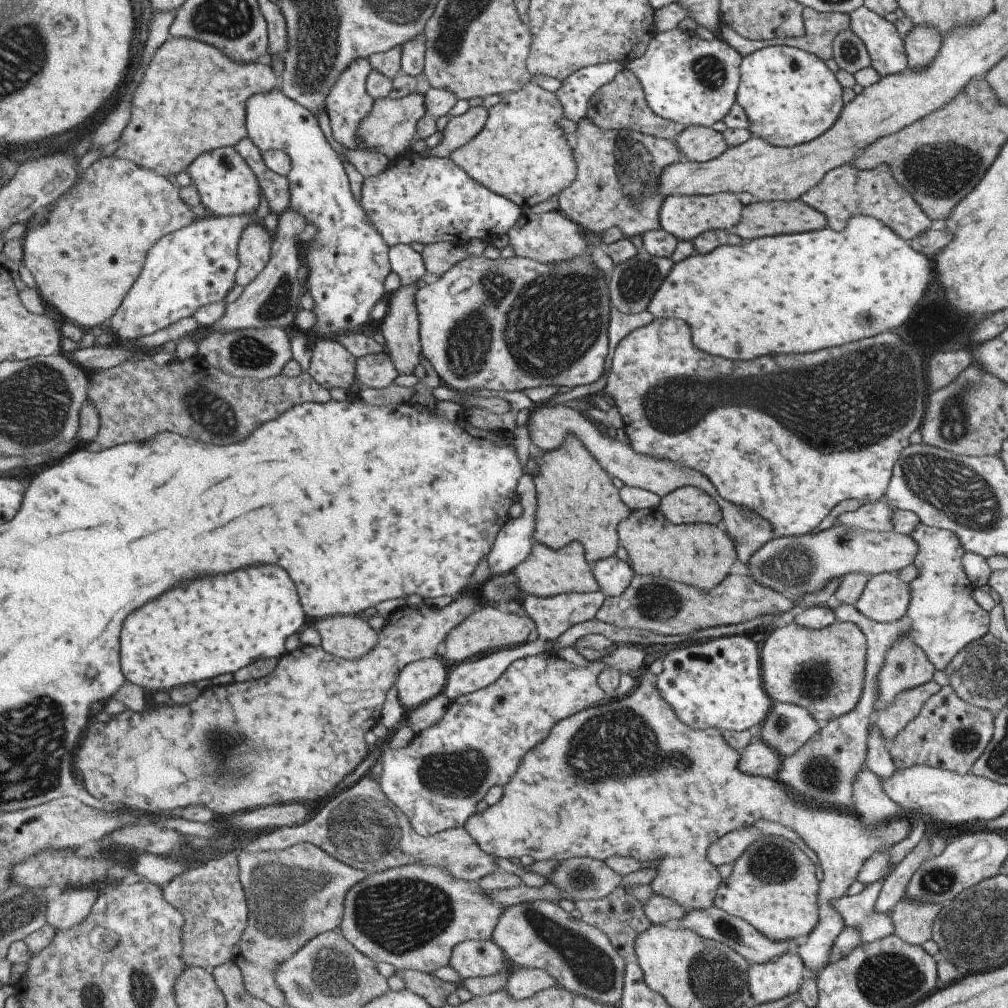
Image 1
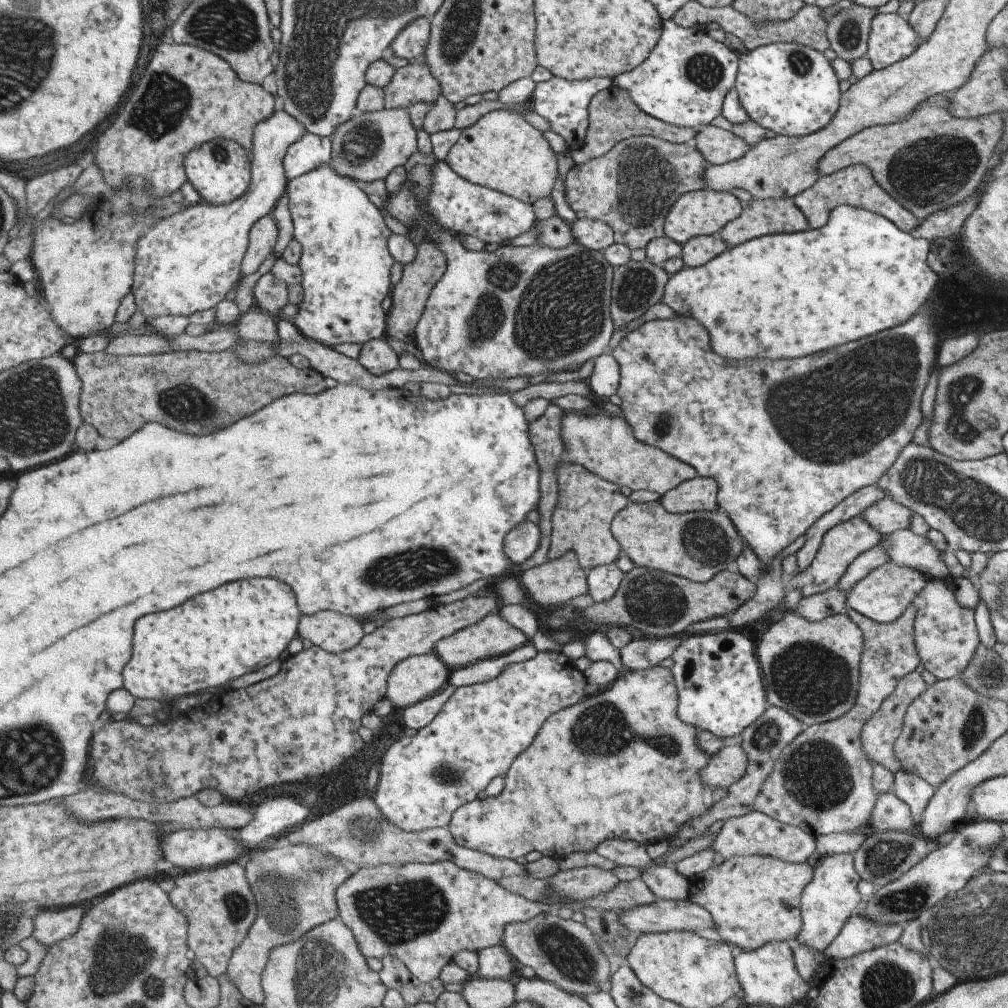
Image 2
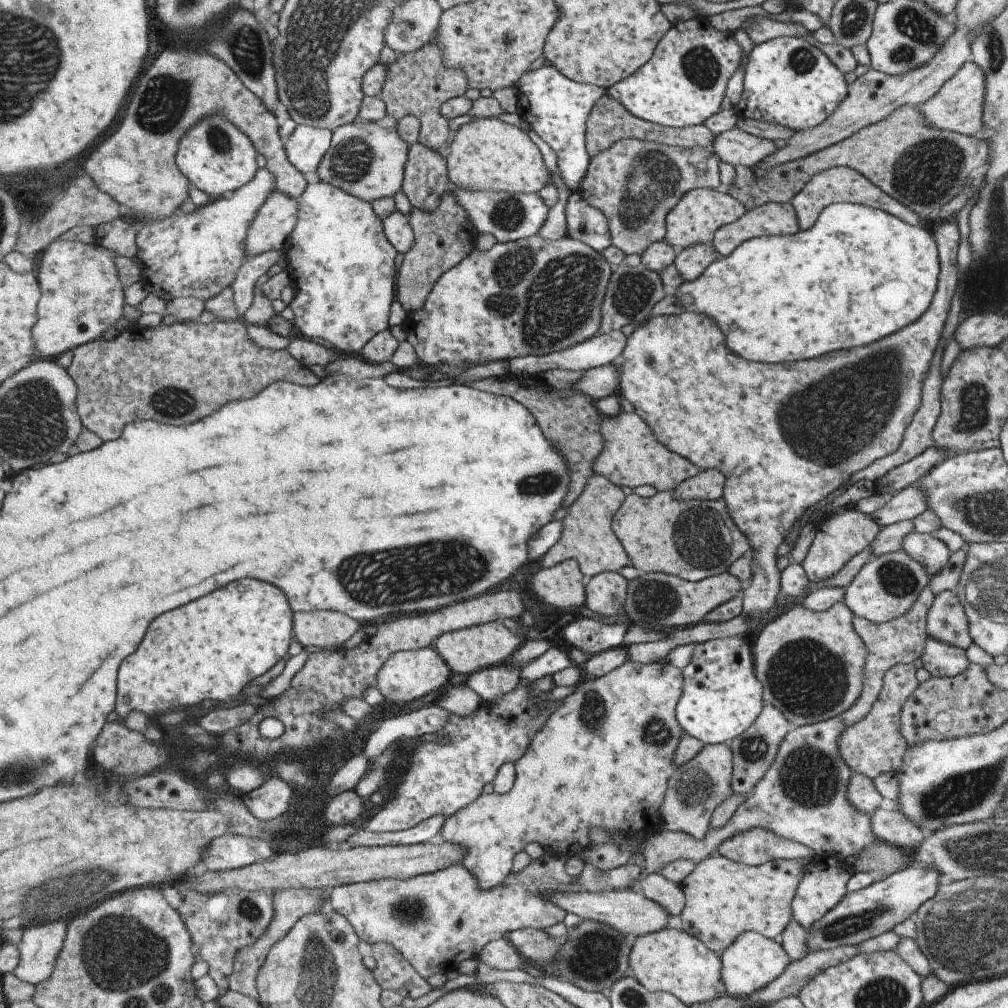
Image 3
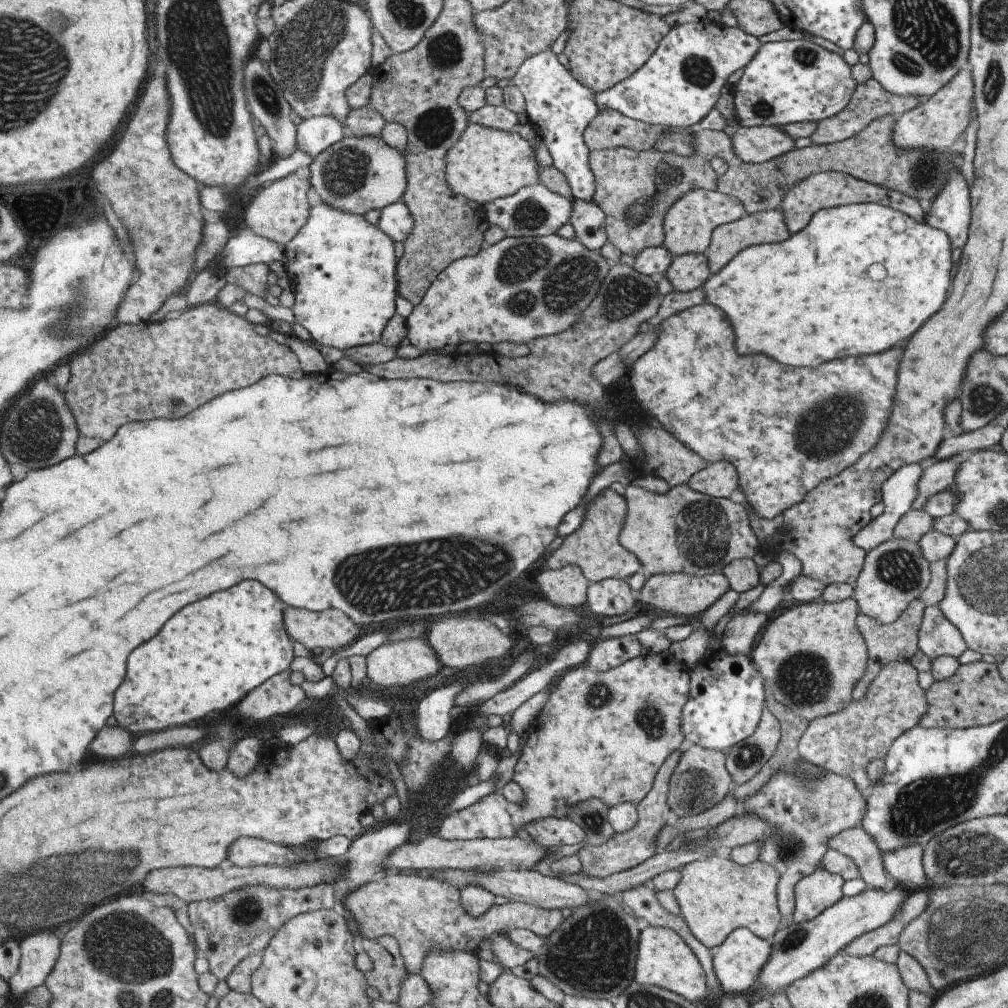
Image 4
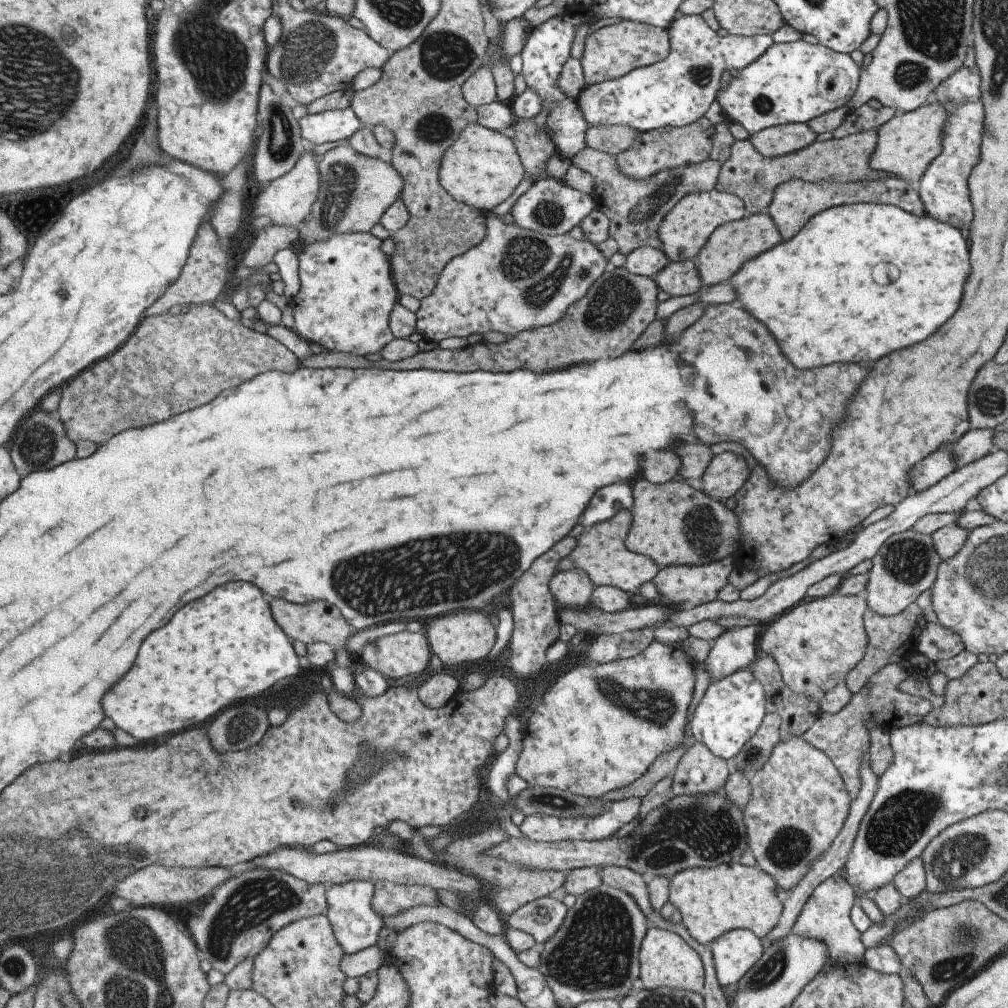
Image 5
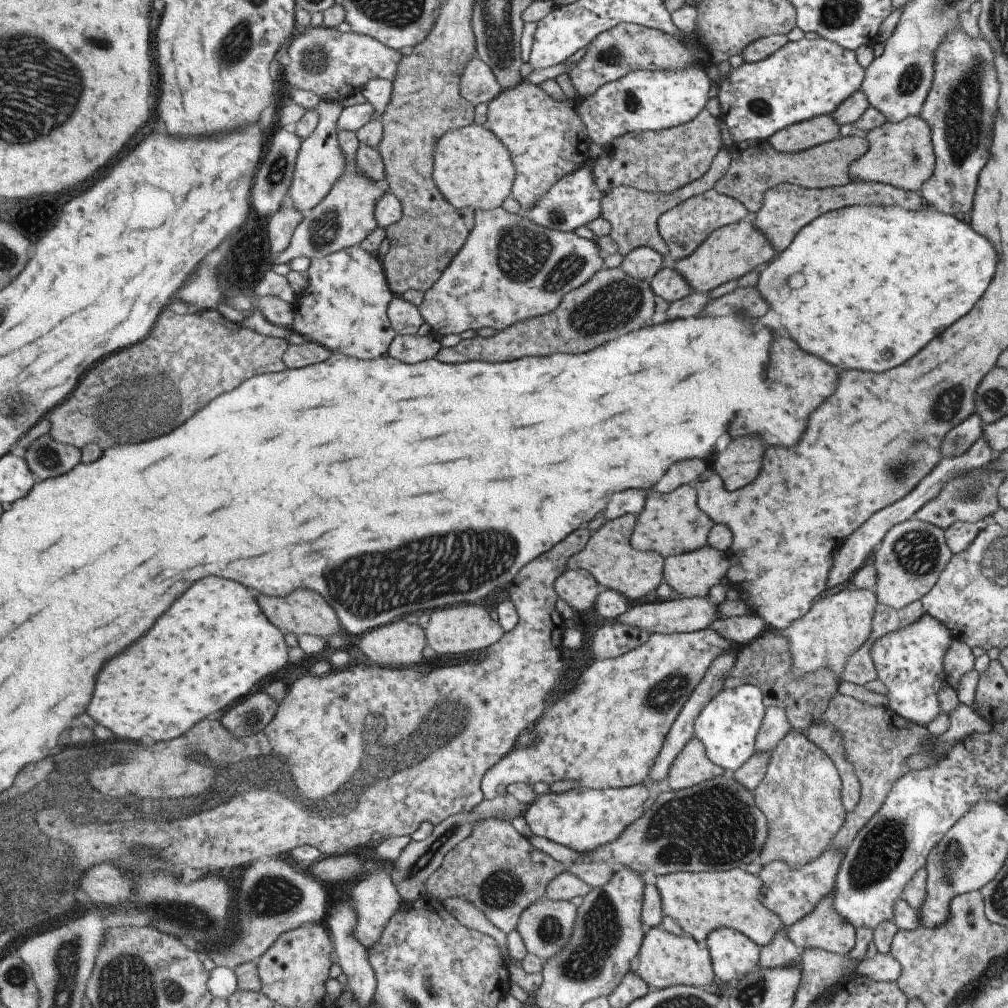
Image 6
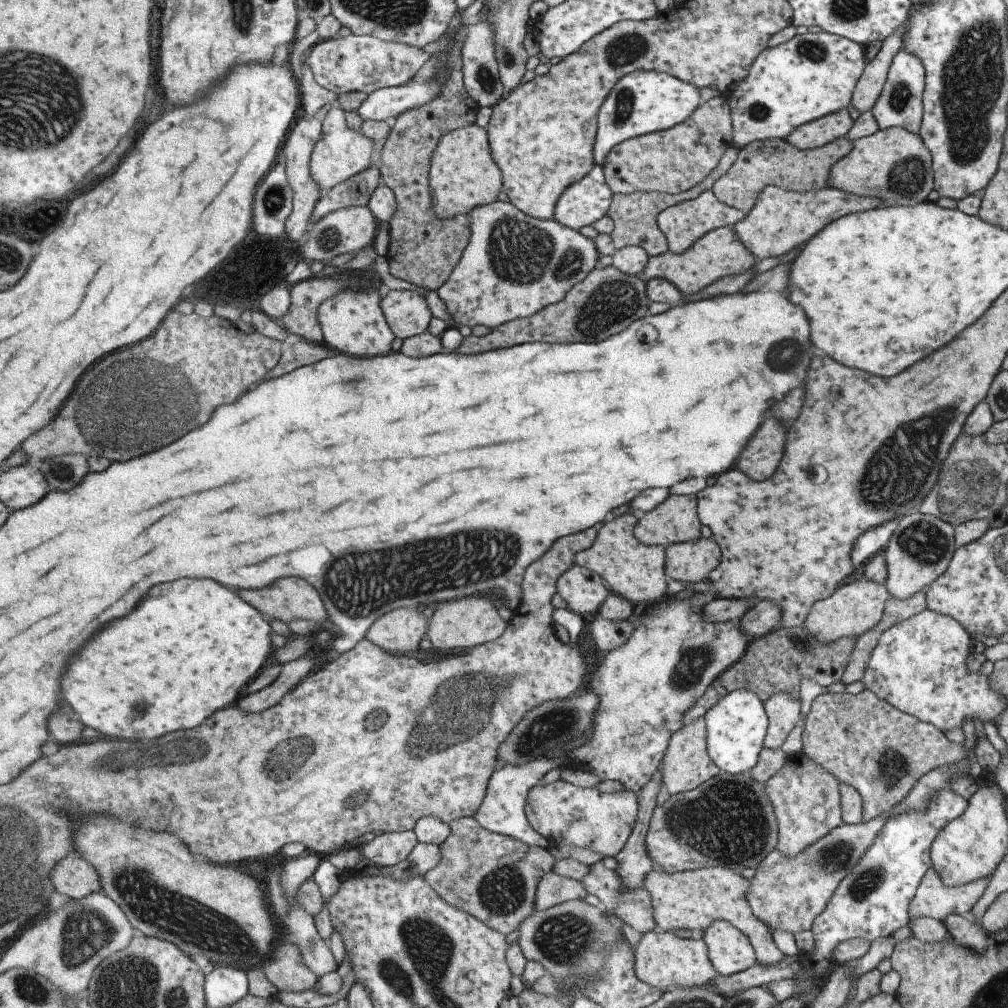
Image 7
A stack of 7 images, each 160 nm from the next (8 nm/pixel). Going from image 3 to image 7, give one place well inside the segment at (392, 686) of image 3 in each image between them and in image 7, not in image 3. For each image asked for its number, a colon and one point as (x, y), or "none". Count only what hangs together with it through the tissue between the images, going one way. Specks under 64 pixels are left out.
4: (398, 664)
5: (398, 655)
6: (400, 644)
7: (400, 632)

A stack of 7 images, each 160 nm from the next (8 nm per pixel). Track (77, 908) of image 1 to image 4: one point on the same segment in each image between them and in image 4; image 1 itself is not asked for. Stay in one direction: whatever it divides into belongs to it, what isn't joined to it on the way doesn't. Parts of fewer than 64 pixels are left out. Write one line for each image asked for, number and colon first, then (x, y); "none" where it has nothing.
2: (52, 926)
3: (40, 945)
4: (41, 951)

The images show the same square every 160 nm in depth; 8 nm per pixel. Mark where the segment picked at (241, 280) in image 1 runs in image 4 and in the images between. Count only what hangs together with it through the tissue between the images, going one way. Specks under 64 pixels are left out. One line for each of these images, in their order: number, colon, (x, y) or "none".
2: (265, 234)
3: (271, 230)
4: (278, 213)

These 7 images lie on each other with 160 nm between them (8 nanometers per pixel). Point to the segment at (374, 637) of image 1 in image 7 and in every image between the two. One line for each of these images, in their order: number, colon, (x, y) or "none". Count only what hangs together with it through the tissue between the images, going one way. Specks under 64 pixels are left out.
2: (334, 632)
3: (329, 630)
4: (333, 629)
5: (321, 622)
6: (304, 613)
7: (288, 600)

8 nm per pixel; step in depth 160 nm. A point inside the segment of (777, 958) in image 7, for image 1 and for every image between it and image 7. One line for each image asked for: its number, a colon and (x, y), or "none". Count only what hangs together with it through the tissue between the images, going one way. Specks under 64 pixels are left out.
1: (772, 887)
2: (752, 900)
3: (722, 898)
4: (715, 896)
5: (711, 901)
6: (699, 902)

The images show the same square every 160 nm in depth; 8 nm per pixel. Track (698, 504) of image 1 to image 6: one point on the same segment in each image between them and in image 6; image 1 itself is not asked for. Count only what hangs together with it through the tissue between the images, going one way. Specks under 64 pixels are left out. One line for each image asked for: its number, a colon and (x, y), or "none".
2: (696, 494)
3: (707, 485)
4: (718, 479)
5: (726, 473)
6: (738, 463)

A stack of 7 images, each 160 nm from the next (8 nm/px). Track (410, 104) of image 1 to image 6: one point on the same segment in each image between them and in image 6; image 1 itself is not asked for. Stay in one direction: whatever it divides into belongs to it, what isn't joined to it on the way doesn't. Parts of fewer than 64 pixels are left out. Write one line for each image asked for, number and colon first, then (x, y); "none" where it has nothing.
2: (370, 146)
3: (365, 159)
4: (358, 174)
5: (357, 190)
6: (347, 215)

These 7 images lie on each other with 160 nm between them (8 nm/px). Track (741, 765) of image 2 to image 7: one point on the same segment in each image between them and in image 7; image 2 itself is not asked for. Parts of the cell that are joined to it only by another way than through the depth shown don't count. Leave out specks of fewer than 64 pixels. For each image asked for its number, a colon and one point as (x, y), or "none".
3: (696, 787)
4: (700, 780)
5: (697, 771)
6: (691, 766)
7: (686, 765)

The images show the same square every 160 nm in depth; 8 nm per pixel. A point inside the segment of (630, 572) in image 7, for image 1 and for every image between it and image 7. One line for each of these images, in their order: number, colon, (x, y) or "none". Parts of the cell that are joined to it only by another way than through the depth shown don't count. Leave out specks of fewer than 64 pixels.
1: (577, 502)
2: (587, 502)
3: (587, 536)
4: (594, 546)
5: (601, 552)
6: (609, 556)

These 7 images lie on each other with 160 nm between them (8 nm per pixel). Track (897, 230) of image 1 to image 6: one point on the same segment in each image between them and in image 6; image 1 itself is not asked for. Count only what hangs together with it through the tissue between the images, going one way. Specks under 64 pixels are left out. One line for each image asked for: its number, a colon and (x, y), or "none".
2: (854, 186)
3: (836, 184)
4: (827, 189)
5: (794, 202)
6: (785, 208)

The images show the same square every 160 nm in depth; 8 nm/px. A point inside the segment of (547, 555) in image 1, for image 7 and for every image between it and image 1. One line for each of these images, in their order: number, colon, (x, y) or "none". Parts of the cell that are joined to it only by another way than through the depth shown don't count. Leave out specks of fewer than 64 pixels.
2: (557, 582)
3: (565, 584)
4: (568, 586)
5: (574, 589)
6: (578, 587)
7: (584, 591)

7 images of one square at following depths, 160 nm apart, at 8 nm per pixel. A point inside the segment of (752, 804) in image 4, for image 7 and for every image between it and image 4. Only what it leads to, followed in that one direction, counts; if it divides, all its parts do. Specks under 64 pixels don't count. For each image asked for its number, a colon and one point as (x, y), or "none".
5: (797, 805)
6: (799, 795)
7: (805, 798)

